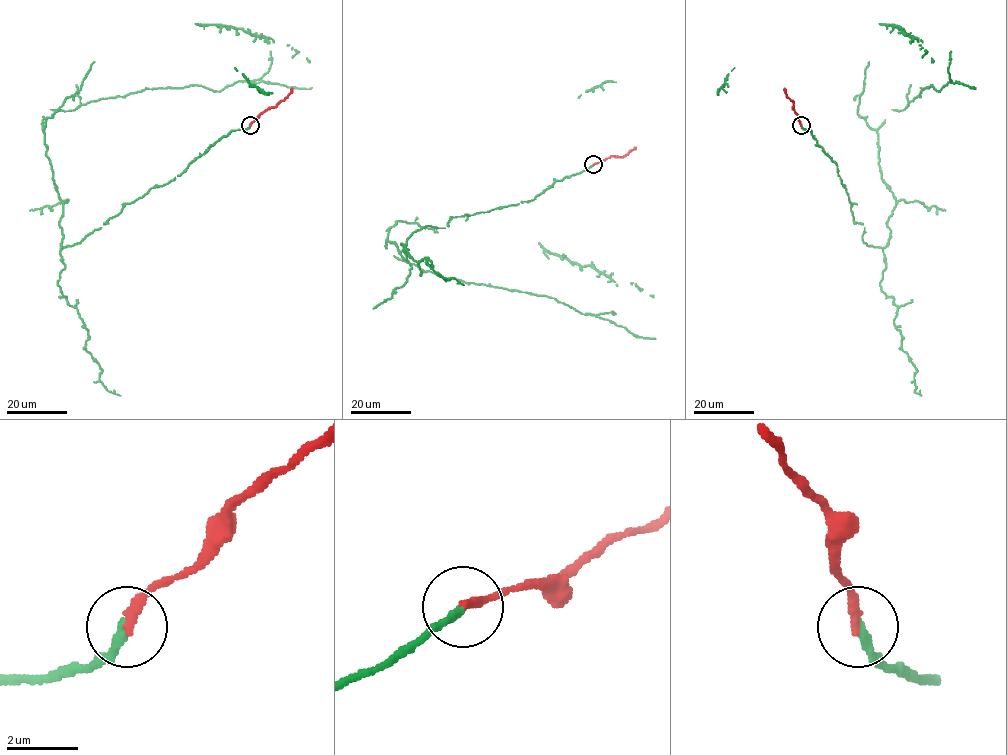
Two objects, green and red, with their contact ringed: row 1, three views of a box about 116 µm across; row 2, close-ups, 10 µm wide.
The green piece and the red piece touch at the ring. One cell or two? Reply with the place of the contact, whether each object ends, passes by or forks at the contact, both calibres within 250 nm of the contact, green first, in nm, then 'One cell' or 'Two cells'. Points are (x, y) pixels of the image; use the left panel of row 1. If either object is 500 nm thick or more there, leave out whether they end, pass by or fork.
Place: (250, 125). At the ring green ends. At the ring red ends. Thickness 240 nm (green) against 280 nm. One cell

